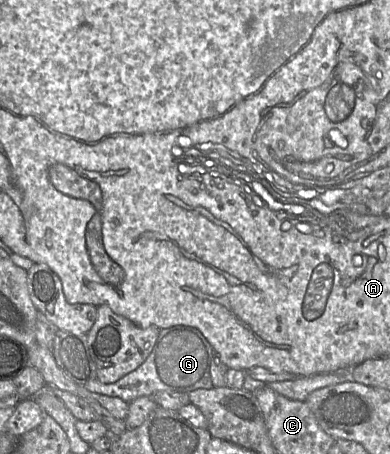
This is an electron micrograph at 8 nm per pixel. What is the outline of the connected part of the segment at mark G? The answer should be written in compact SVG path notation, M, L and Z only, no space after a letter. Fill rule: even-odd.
M175 325L159 330L150 354L135 370L114 383L104 384L94 379L85 383L84 387L91 392L118 397L127 403L142 396L152 398L160 391L188 394L197 389L212 389L210 365L214 354L212 345L197 328Z

